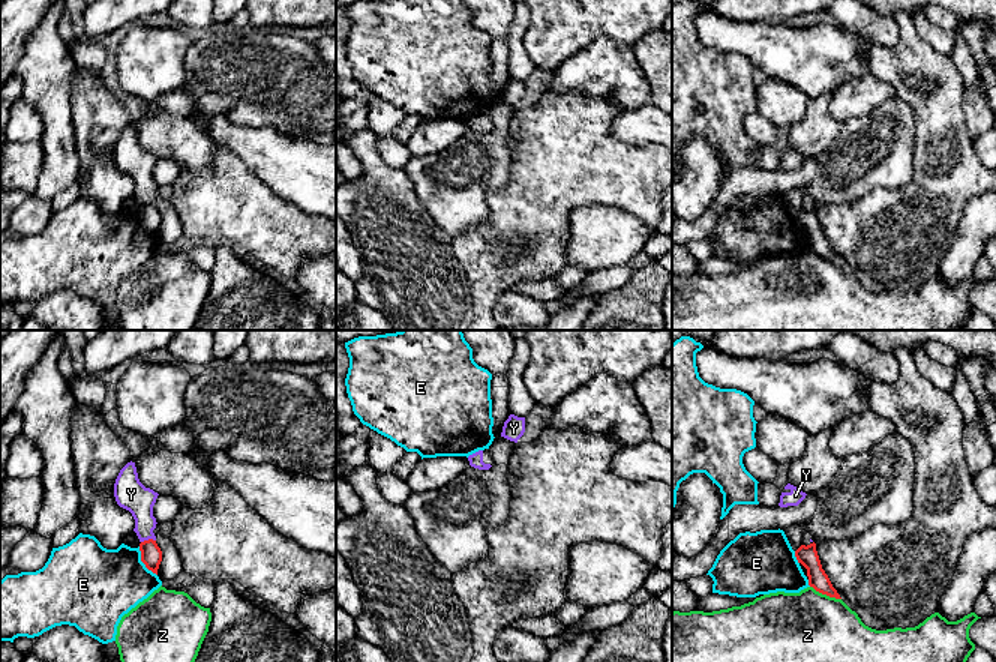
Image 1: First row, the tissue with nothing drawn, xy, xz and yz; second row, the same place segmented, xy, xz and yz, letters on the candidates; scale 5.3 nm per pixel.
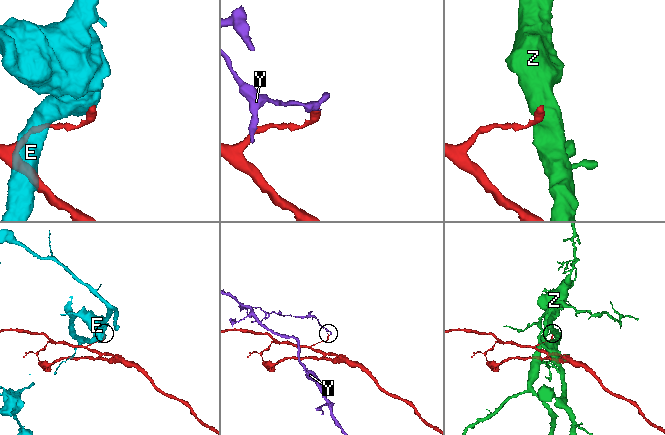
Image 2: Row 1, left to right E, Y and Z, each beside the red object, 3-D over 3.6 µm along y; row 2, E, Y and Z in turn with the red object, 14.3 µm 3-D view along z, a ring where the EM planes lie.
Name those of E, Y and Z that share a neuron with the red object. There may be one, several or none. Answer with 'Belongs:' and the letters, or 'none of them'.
Belongs: none of them

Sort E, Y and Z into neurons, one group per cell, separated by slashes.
E / Y / Z

